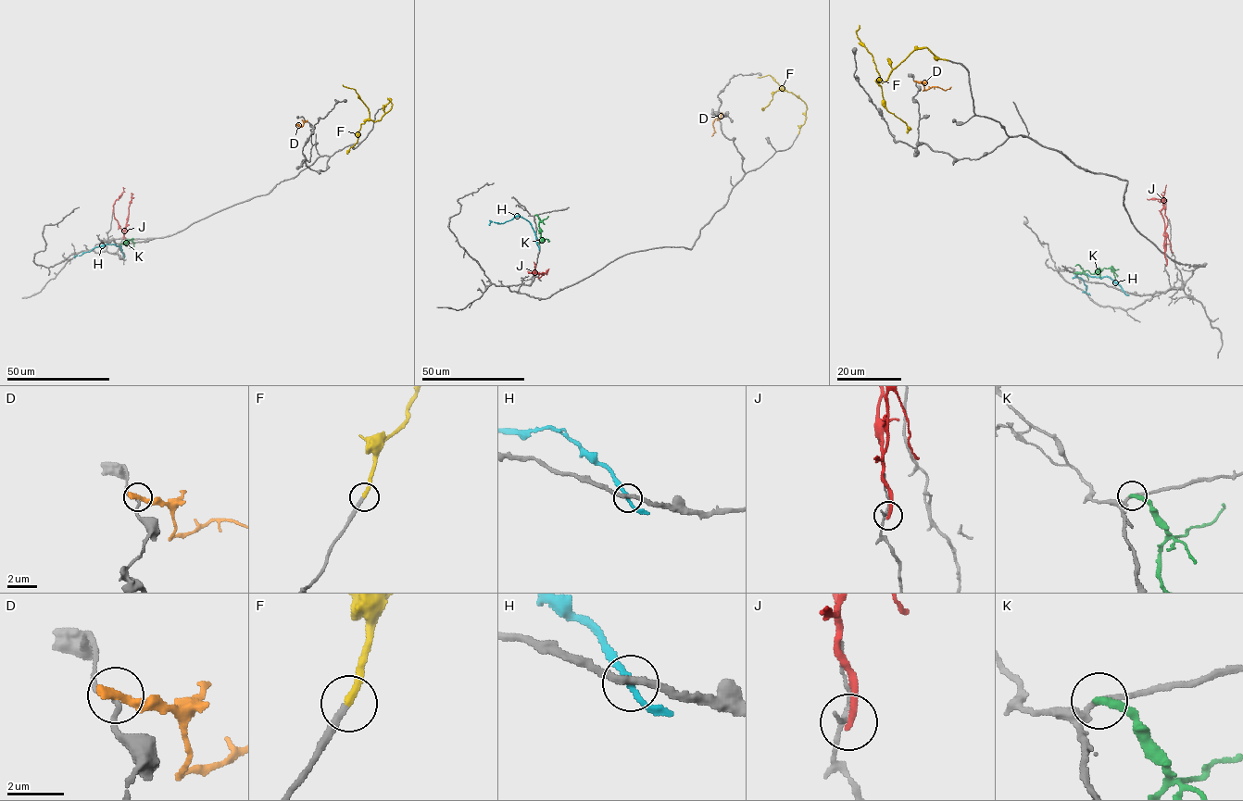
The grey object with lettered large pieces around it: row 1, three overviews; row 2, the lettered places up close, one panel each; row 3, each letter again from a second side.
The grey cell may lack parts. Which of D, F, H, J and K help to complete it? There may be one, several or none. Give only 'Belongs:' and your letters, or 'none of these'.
Belongs: F

